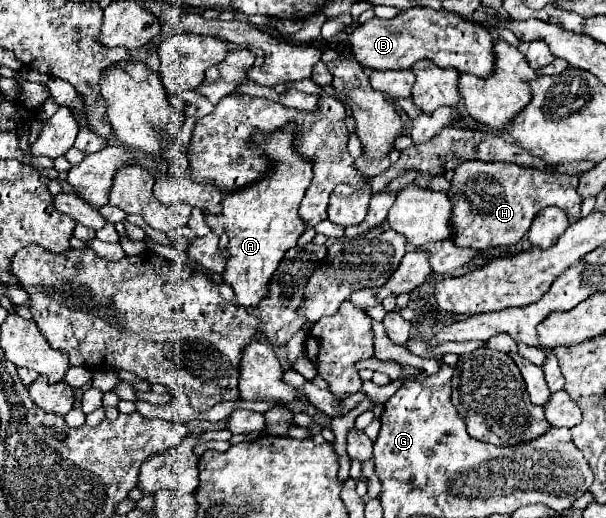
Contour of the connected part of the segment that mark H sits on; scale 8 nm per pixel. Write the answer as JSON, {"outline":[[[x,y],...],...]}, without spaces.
{"outline":[[[462,162],[454,170],[448,196],[452,198],[452,222],[456,222],[456,246],[510,246],[530,228],[534,216],[546,206],[562,208],[570,218],[580,218],[582,200],[576,198],[576,176],[524,170],[506,162]]]}

